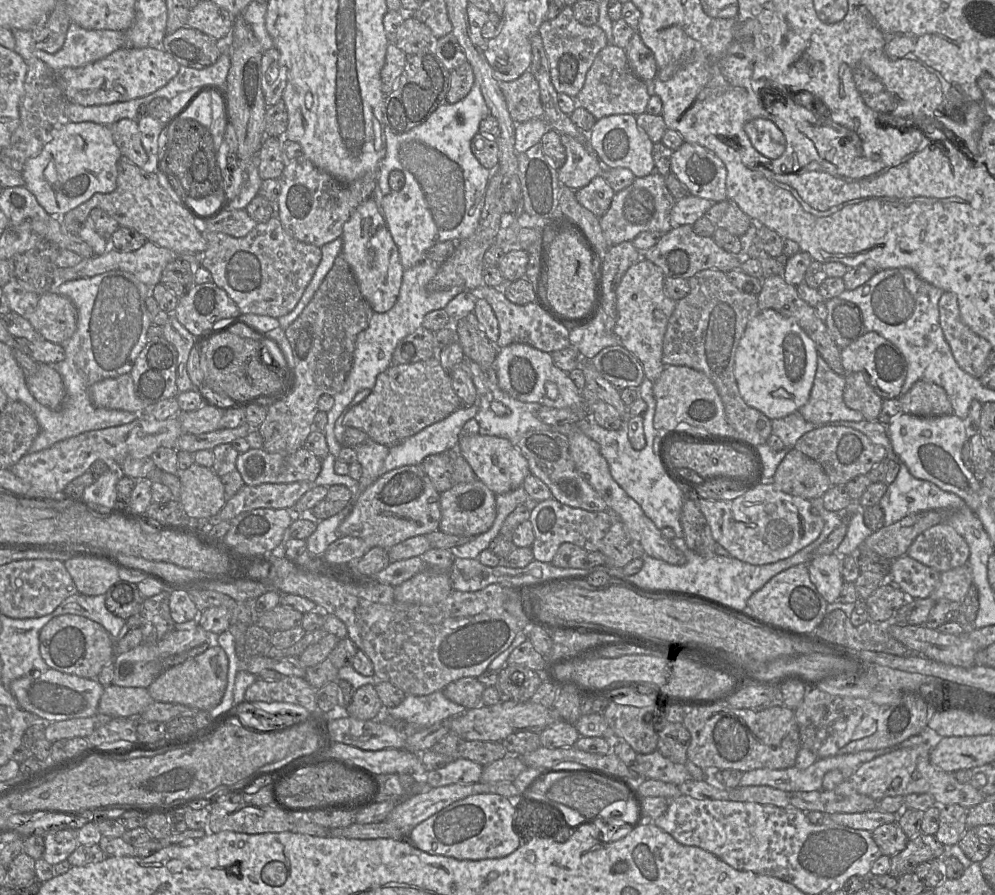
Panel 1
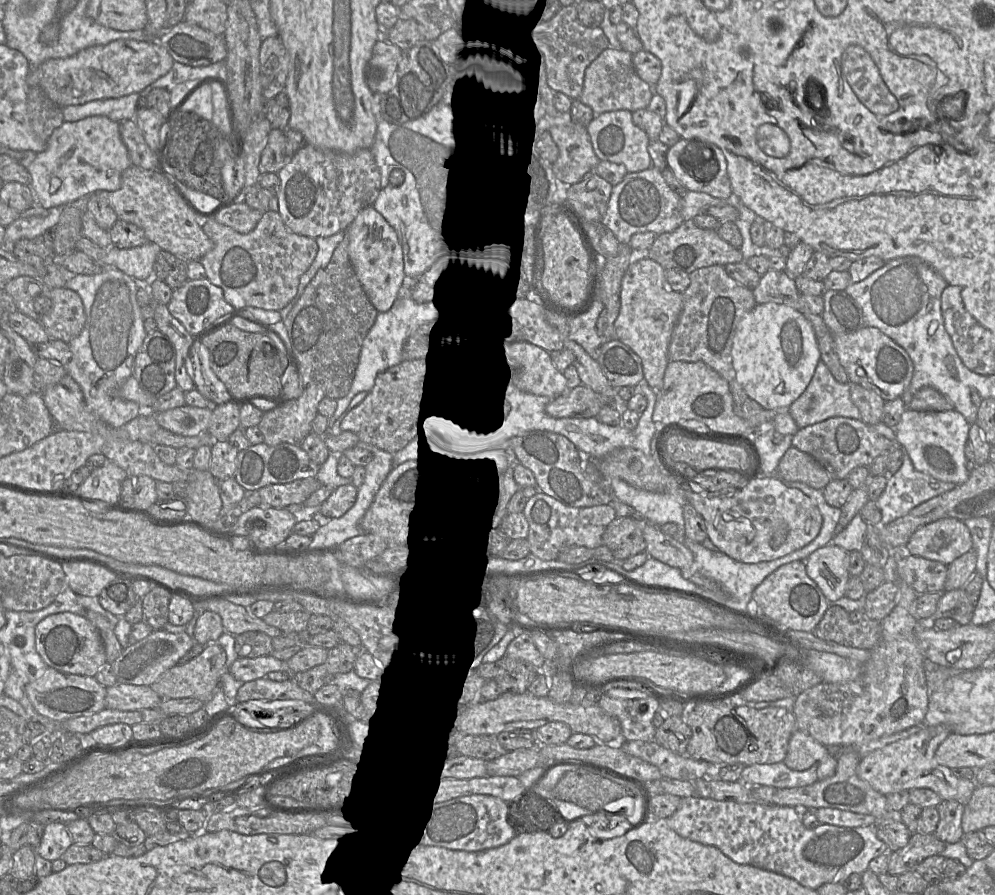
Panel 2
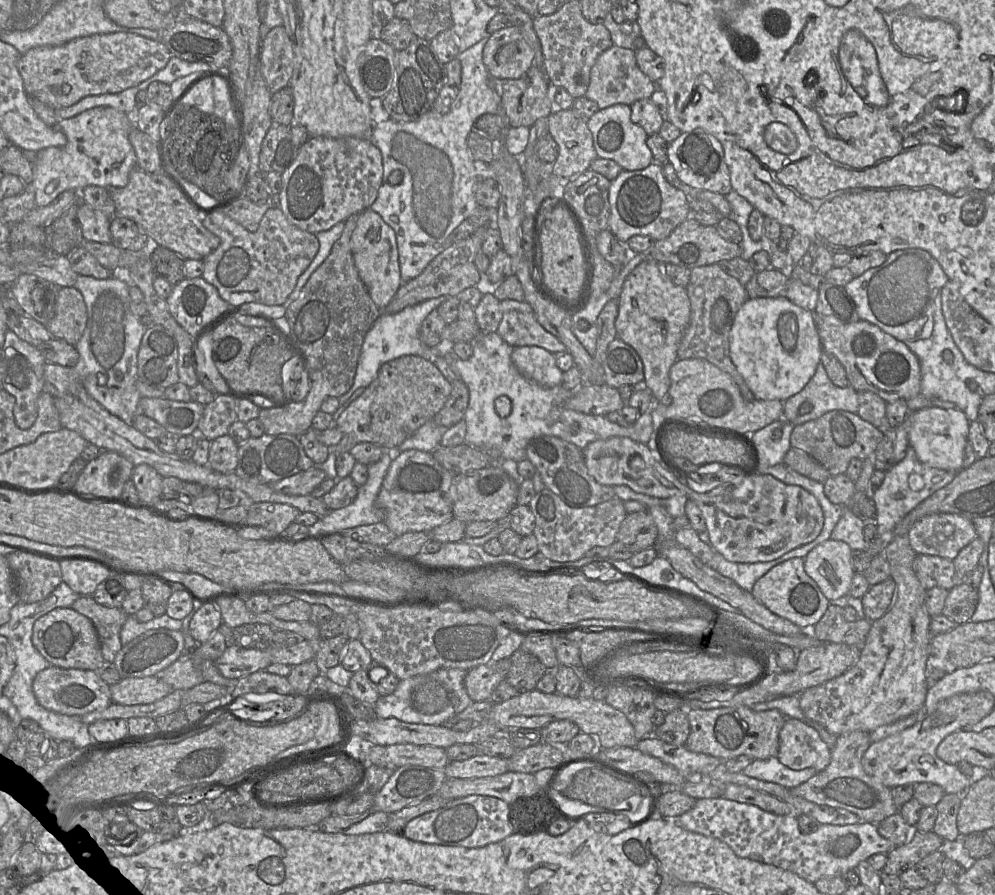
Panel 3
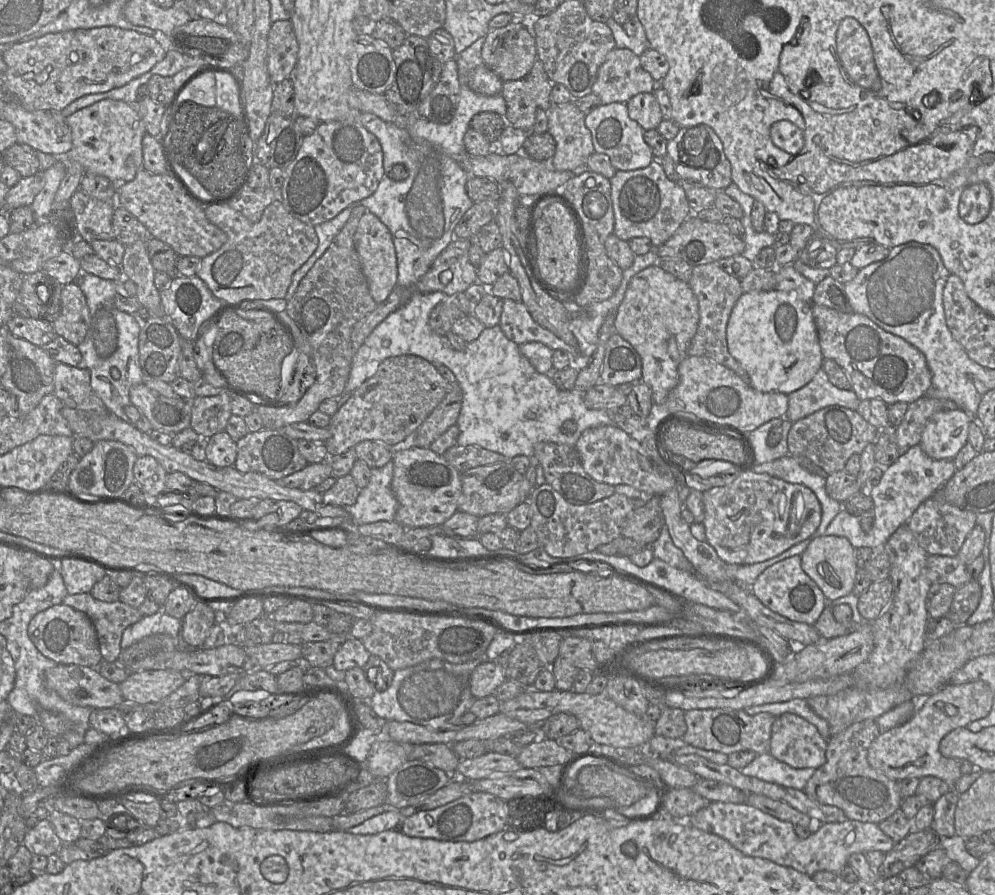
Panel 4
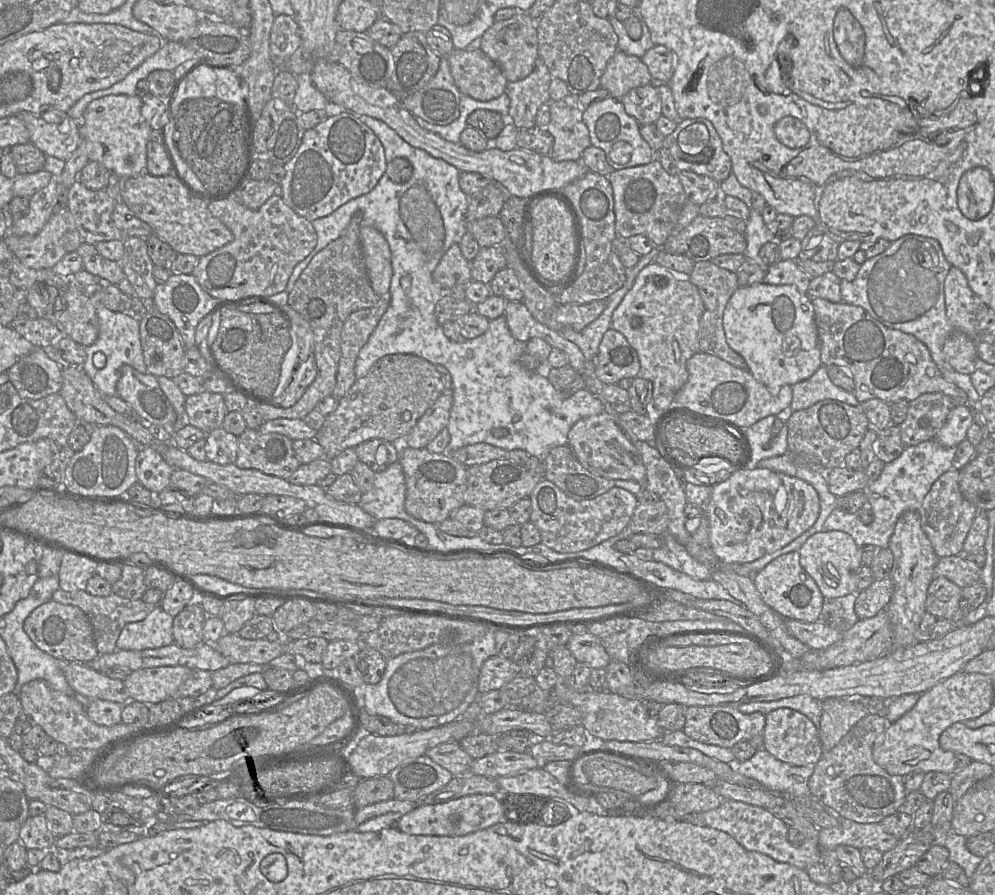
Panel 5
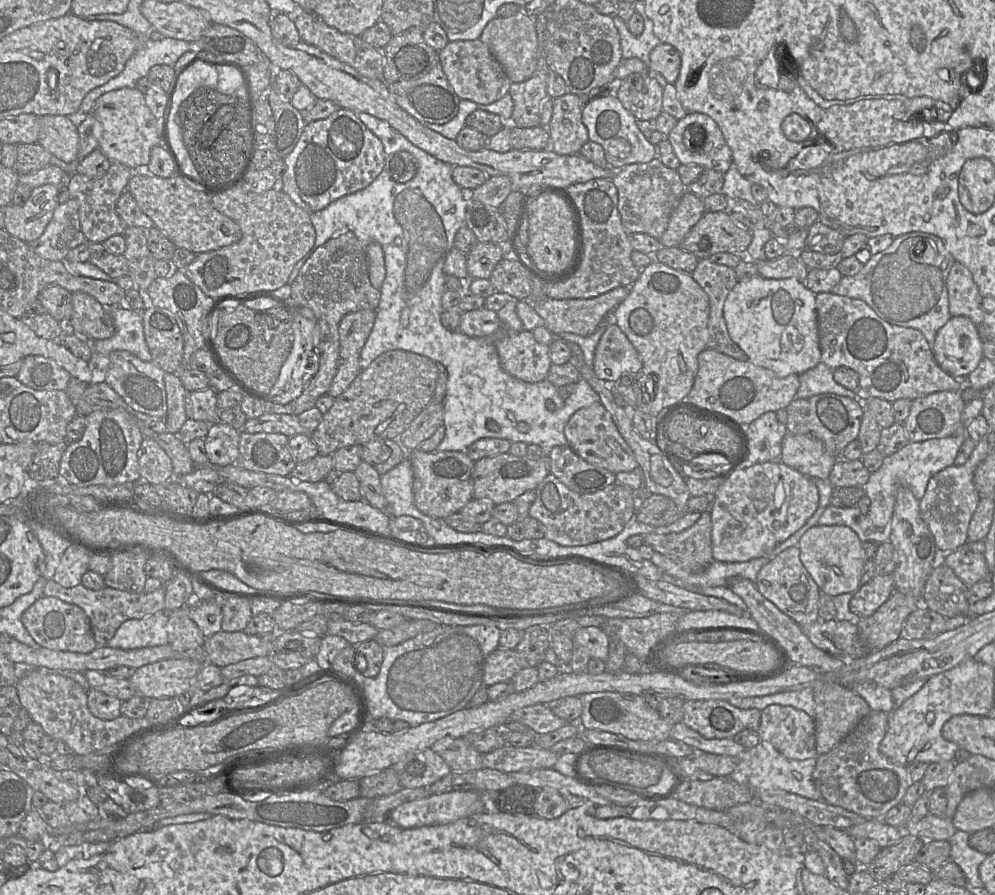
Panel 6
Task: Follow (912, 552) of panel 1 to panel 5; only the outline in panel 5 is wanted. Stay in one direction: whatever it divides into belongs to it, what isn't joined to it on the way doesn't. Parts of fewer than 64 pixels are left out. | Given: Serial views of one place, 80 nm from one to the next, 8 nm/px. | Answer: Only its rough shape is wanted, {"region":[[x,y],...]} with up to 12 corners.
{"region":[[954,468],[918,510],[938,558],[962,553],[978,509]]}

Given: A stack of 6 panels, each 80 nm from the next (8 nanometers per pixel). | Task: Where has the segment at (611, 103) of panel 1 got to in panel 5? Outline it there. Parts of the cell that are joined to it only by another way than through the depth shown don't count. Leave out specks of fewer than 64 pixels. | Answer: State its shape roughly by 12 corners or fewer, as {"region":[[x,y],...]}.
{"region":[[617,50],[600,88],[617,100],[652,83],[642,59]]}

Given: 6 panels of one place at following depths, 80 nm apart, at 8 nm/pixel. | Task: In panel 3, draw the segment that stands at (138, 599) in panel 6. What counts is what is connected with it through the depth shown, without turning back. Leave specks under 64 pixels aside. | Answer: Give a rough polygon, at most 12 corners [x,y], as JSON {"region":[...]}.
{"region":[[78,597],[71,607],[92,622],[104,660],[122,649],[120,631],[129,616],[122,608]]}

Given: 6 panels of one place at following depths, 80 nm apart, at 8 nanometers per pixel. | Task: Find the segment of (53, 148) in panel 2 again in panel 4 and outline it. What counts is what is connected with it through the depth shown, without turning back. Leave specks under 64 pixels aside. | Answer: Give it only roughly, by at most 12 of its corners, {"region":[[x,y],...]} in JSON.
{"region":[[101,100],[67,117],[73,145],[41,171],[30,206],[51,216],[68,162],[114,183],[143,169],[137,105]]}

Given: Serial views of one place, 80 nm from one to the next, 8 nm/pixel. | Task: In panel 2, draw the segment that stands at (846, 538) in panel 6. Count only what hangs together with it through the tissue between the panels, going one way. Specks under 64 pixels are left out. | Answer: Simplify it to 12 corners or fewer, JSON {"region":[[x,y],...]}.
{"region":[[829,543],[805,561],[828,601],[845,596],[849,554]]}

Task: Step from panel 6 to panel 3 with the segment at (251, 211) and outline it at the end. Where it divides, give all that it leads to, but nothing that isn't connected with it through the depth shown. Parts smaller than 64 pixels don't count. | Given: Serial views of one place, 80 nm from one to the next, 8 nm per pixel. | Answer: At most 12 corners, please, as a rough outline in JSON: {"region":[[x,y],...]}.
{"region":[[270,207],[249,232],[219,210],[202,278],[232,306],[283,305],[319,249]]}

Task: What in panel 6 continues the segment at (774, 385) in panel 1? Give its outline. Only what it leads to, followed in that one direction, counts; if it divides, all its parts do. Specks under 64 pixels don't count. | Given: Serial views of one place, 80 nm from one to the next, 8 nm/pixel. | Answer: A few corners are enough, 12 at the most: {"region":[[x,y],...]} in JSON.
{"region":[[795,278],[739,280],[731,340],[778,377],[821,362],[815,294]]}

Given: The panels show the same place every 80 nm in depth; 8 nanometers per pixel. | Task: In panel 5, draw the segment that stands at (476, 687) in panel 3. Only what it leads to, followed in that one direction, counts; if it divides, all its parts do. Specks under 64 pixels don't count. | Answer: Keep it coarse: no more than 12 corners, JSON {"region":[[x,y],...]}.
{"region":[[499,653],[482,665],[479,694],[501,689],[518,675]]}

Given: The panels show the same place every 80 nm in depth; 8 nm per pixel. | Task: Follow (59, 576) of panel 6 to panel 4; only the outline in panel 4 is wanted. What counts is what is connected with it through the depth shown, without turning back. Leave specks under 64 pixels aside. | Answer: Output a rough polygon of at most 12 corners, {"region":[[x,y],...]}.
{"region":[[82,560],[57,565],[69,595],[90,593],[106,575]]}

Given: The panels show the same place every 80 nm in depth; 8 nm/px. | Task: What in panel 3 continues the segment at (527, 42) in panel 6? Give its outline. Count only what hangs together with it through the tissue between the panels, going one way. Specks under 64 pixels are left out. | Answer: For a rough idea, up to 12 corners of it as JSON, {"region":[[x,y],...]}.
{"region":[[517,27],[494,32],[483,49],[493,80],[522,77],[534,51]]}

